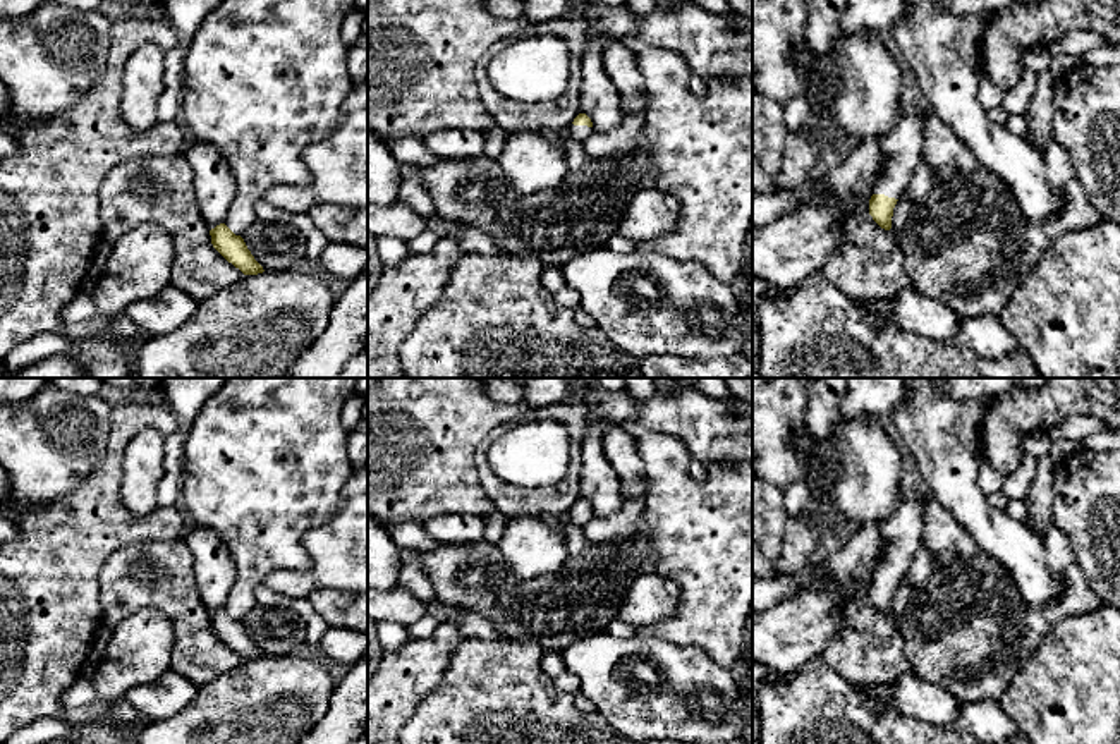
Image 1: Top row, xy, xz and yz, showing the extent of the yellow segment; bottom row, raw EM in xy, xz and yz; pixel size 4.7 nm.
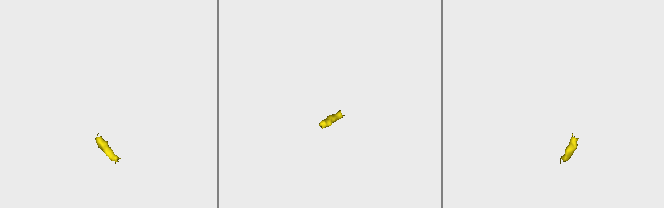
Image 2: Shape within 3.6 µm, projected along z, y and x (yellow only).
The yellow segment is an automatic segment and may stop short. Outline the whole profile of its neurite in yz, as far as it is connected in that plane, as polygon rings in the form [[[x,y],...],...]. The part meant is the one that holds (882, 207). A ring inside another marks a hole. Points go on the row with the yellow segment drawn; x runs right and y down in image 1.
[[[922,112],[902,113],[892,132],[880,137],[883,170],[869,199],[869,215],[885,230],[892,229],[897,201],[921,162]]]

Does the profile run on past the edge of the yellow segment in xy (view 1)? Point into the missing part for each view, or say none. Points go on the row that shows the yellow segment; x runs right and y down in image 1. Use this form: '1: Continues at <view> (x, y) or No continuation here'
1: No continuation here

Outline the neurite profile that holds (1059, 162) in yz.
[[[1046,141],[1043,146],[1043,158],[1053,191],[1065,192],[1074,180],[1074,165],[1070,153],[1062,144]]]

